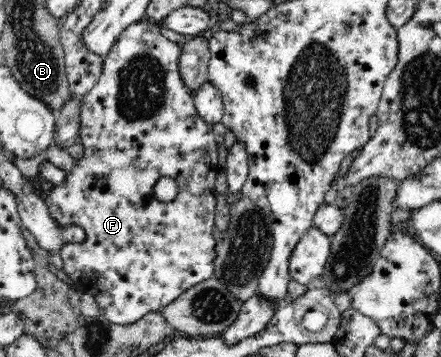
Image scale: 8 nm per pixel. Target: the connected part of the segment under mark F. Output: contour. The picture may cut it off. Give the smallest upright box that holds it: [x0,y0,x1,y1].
[45,20,222,324]

